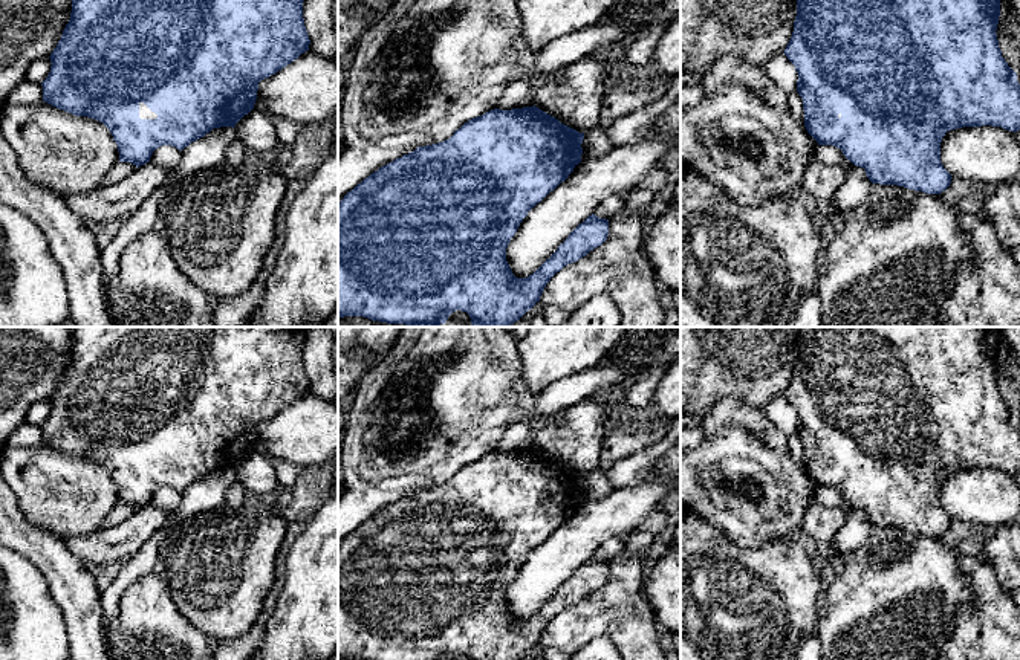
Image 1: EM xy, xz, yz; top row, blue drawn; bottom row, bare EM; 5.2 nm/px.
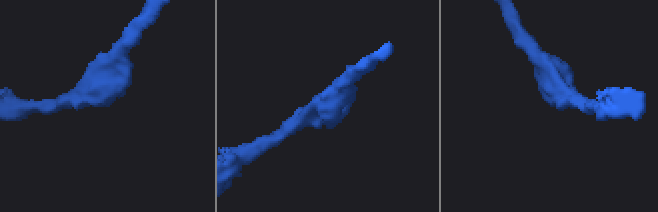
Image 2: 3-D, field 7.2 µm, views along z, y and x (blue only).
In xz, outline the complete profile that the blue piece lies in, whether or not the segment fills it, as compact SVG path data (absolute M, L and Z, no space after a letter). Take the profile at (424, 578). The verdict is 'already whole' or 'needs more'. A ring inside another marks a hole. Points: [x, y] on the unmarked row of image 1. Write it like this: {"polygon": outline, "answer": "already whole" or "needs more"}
{"polygon": "M535 448L512 452L494 451L465 464L450 481L433 487L417 489L414 493L404 497L372 515L338 545L338 660L448 660L456 652L466 654L469 660L521 660L540 643L546 626L557 614L586 599L607 582L609 562L592 556L569 576L558 591L532 617L517 620L506 603L506 590L528 555L564 524L581 504L583 481L584 475L578 475L561 466Z", "answer": "already whole"}

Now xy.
{"polygon": "M70 327L70 330L70 362L49 399L52 408L47 420L41 425L43 443L75 458L102 464L118 487L119 504L130 504L136 510L150 504L153 493L162 487L171 487L182 493L213 471L234 471L254 451L258 425L291 406L309 393L310 387L303 361L306 327Z", "answer": "needs more"}

